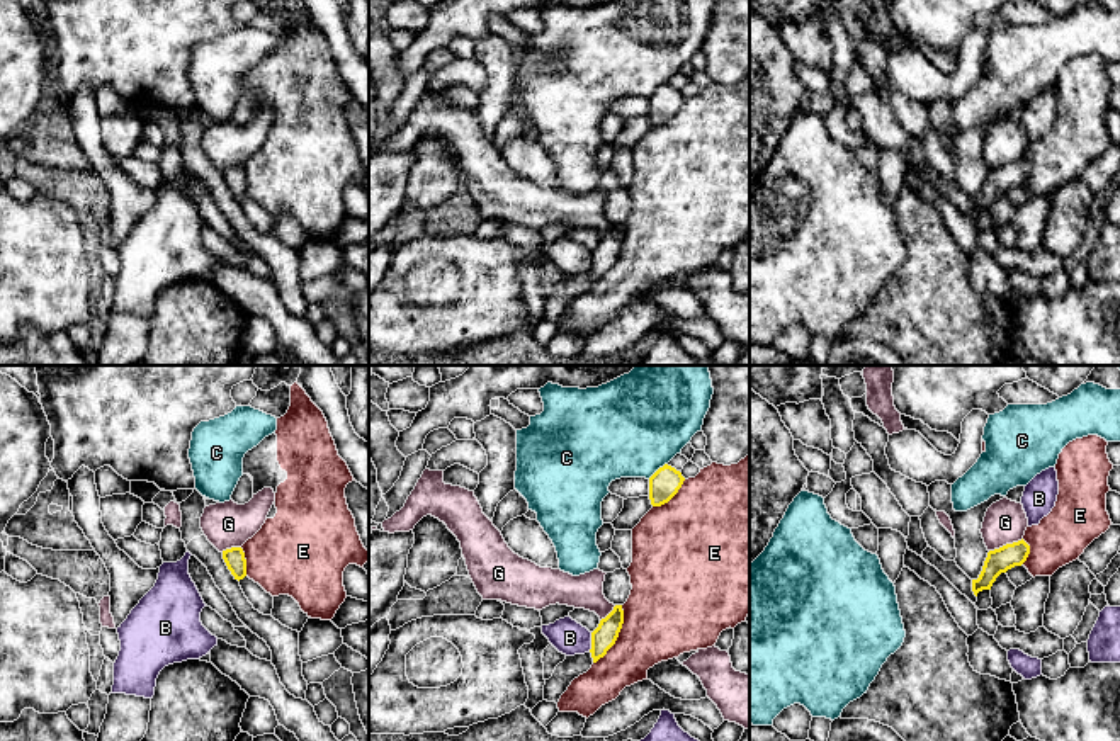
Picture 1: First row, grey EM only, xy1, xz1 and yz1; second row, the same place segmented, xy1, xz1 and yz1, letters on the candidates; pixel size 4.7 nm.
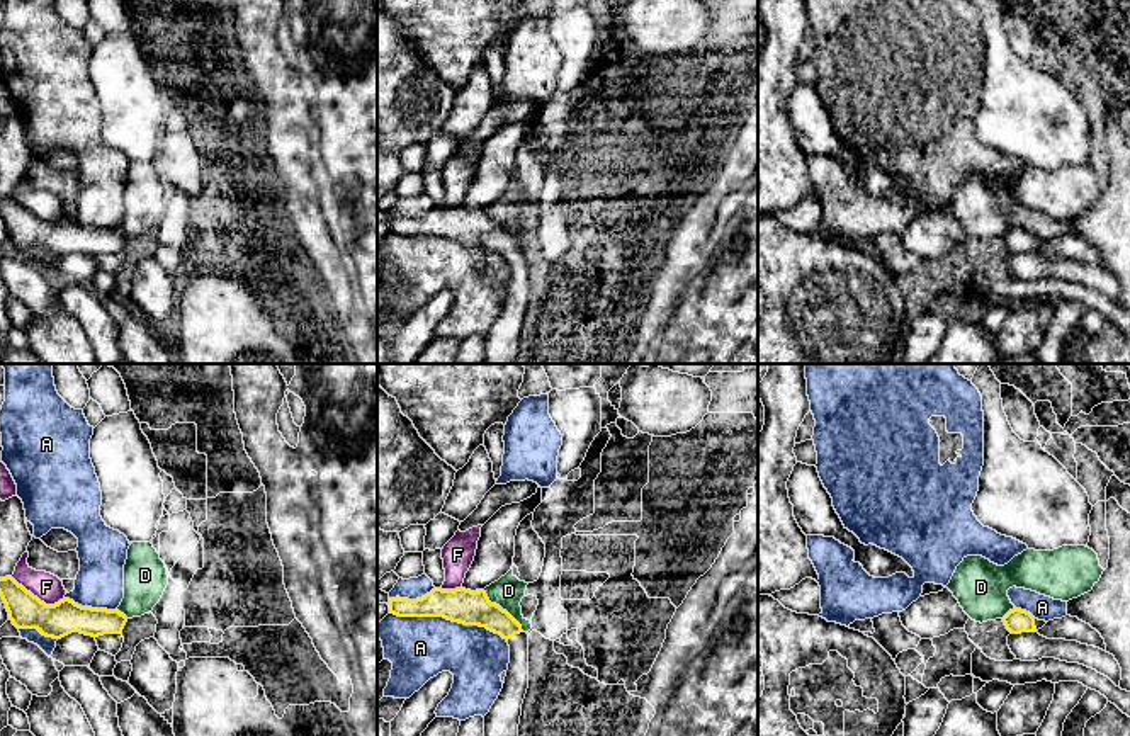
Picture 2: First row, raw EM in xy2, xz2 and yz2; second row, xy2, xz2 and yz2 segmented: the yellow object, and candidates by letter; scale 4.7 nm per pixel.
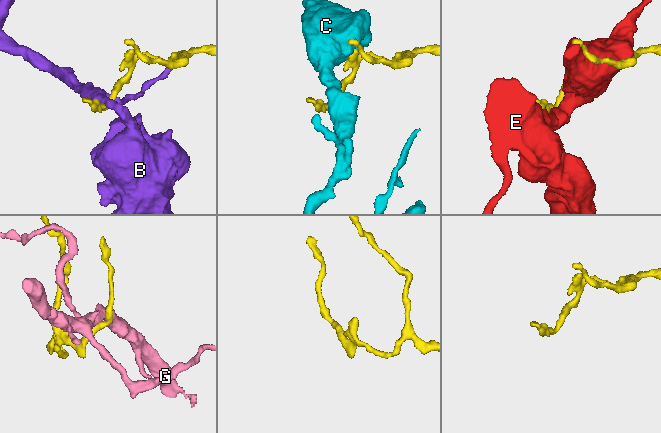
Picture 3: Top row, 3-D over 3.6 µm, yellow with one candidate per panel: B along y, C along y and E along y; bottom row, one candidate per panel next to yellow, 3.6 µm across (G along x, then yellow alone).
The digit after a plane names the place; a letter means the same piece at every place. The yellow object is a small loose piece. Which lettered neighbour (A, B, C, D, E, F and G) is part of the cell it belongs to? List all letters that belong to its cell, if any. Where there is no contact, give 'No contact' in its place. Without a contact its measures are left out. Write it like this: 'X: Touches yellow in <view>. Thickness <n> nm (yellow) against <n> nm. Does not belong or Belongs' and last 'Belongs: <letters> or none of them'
A: Touches yellow in xz2. Thickness 160 nm (yellow) against 300 nm. Does not belong
B: Touches yellow in xz1. Thickness 110 nm (yellow) against 160 nm. Does not belong
C: Touches yellow in xz1. Thickness 140 nm (yellow) against 480 nm. Does not belong
D: Touches yellow in xz2. Thickness 160 nm (yellow) against 150 nm. Does not belong
E: Touches yellow in xz1. Thickness 110 nm (yellow) against 400 nm. Does not belong
F: Touches yellow in xy2. Thickness 160 nm (yellow) against 140 nm. Does not belong
G: Touches yellow in yz1. Thickness 120 nm (yellow) against 200 nm. Does not belong
Belongs: none of them

